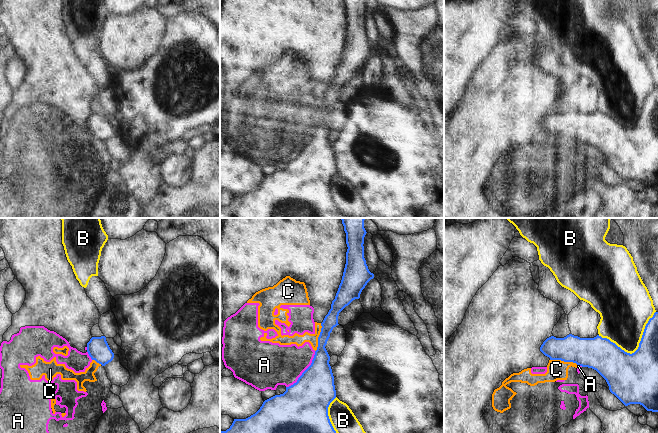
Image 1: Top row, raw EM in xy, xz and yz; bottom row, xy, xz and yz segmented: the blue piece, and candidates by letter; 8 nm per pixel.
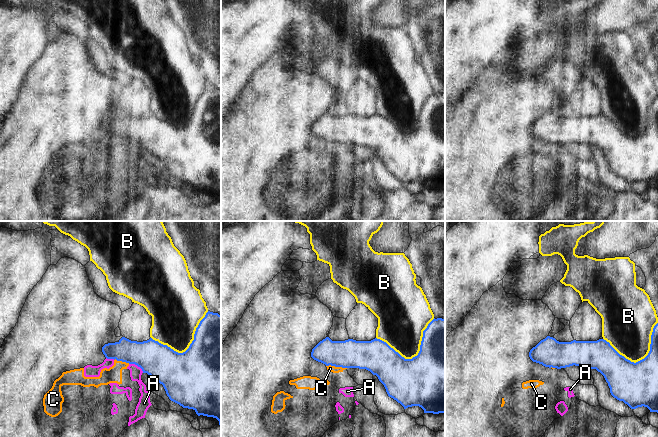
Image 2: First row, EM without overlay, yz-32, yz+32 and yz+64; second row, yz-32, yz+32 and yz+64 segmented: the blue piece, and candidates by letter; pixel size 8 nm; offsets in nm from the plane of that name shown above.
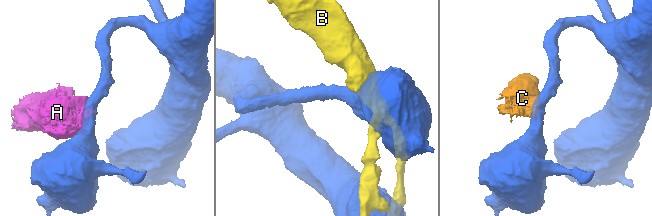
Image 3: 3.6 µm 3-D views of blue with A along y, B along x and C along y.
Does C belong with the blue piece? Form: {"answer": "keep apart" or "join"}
{"answer": "keep apart"}

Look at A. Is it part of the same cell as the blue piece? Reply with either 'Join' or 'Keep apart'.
Keep apart

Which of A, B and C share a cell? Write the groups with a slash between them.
A C / B

